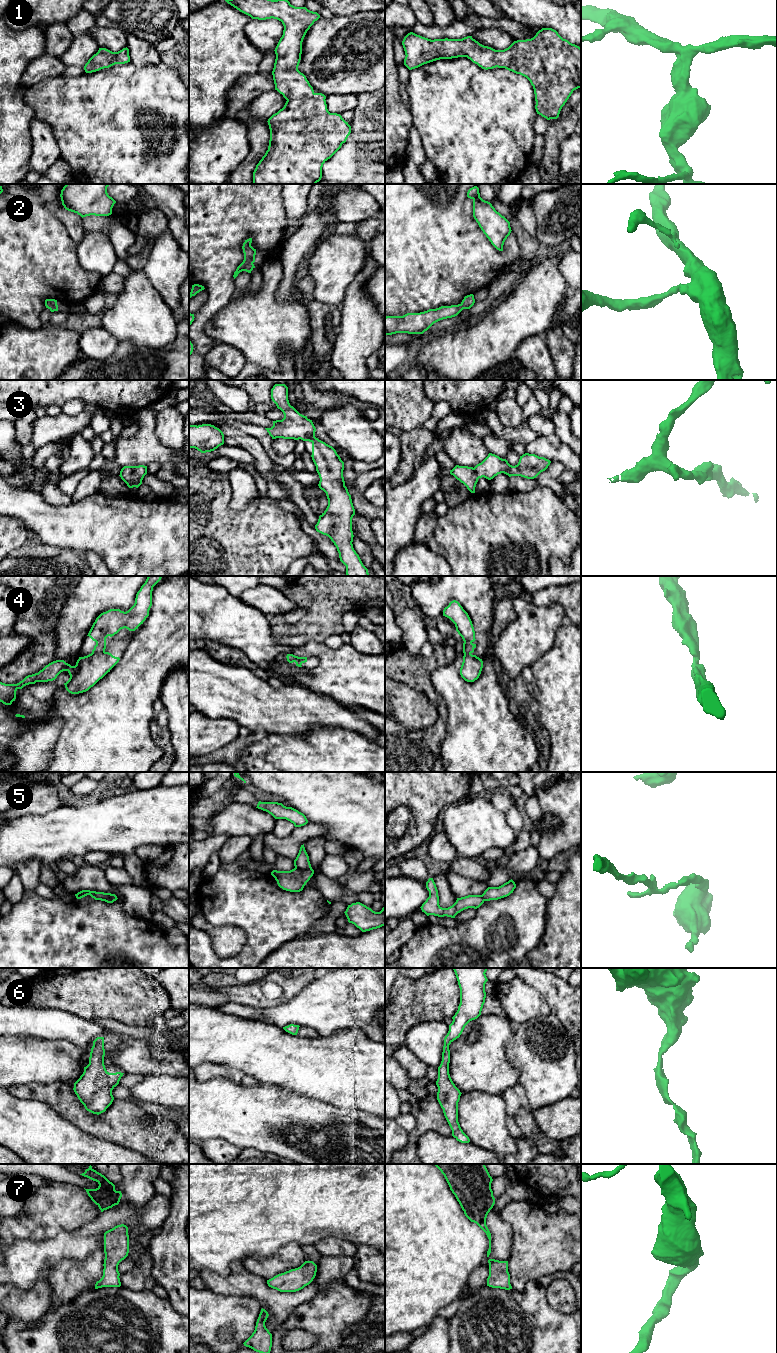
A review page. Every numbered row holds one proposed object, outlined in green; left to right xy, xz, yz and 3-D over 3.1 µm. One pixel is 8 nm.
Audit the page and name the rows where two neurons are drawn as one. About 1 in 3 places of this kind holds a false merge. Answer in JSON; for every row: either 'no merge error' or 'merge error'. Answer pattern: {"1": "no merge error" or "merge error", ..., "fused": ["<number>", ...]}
{"1": "no merge error", "2": "no merge error", "3": "no merge error", "4": "no merge error", "5": "merge error", "6": "no merge error", "7": "no merge error", "fused": ["5"]}

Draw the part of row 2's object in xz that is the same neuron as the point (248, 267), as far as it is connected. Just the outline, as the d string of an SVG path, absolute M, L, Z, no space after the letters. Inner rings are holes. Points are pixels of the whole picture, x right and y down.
M252 238L245 240L245 242L243 243L242 249L244 253L244 260L234 272L234 279L240 272L246 271L248 273L251 273L251 271L255 268L253 263L255 262L256 249L251 246L251 243Z

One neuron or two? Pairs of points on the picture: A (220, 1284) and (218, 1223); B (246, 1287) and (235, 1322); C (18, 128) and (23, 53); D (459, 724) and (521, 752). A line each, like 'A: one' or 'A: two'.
A: two
B: two
C: one
D: one

